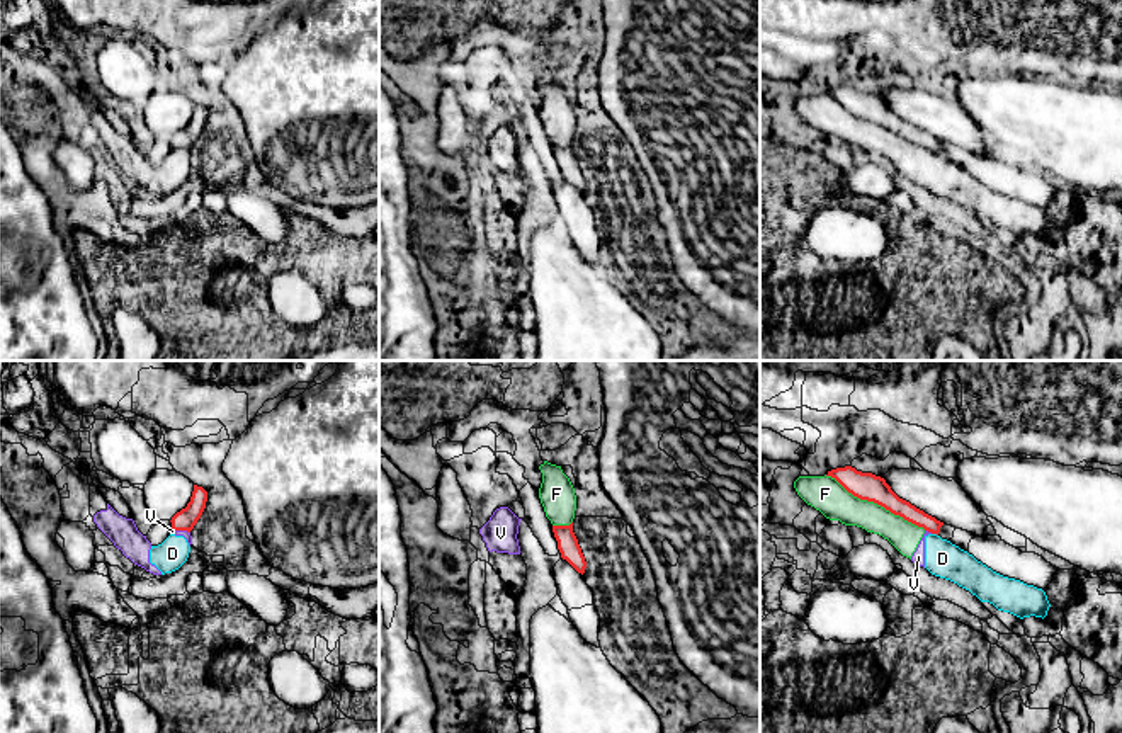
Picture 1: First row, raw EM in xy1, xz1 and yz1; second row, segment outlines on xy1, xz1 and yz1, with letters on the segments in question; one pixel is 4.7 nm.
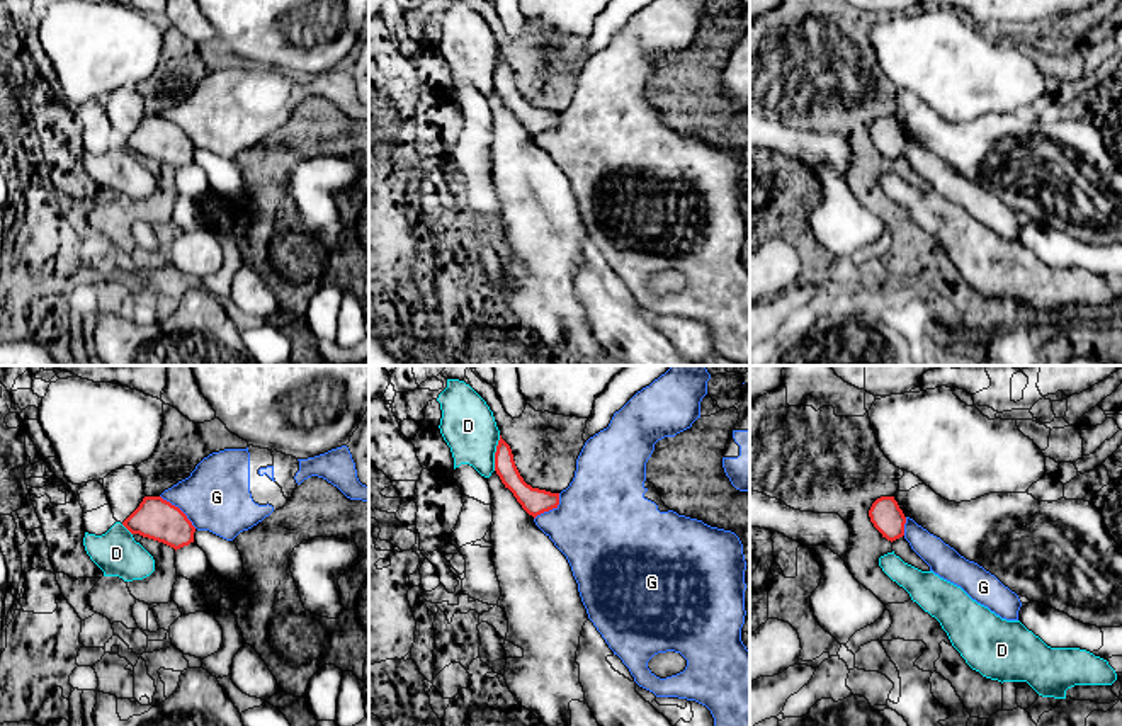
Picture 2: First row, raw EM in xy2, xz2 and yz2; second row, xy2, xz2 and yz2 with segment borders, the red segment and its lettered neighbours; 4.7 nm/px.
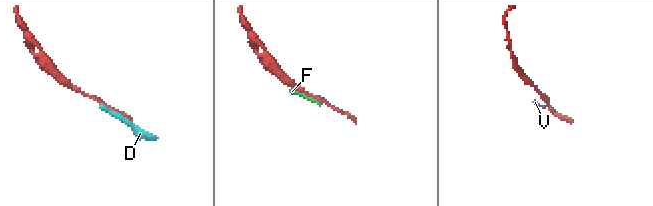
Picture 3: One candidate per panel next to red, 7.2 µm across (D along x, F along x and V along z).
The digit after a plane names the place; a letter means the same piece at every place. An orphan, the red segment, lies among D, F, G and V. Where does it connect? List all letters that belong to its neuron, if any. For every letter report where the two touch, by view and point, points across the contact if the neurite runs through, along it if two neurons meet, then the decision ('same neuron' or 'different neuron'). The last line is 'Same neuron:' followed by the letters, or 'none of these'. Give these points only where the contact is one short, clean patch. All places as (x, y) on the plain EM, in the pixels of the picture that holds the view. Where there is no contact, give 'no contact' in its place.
D: meets red in xz2 at (495, 72); different neuron
F: meets red in yz1 at (876, 121); different neuron
G: meets red in xy2 at (179, 128); same neuron
V: meets red in yz1 at (929, 150); border along yz1 (925, 148), (932, 152); different neuron
Same neuron: G

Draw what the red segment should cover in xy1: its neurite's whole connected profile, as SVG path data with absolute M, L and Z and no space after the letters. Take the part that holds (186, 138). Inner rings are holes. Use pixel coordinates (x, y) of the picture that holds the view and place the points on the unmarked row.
M194 104L190 121L185 128L172 136L172 150L190 151L197 139L201 138L207 121L207 111L202 105Z

